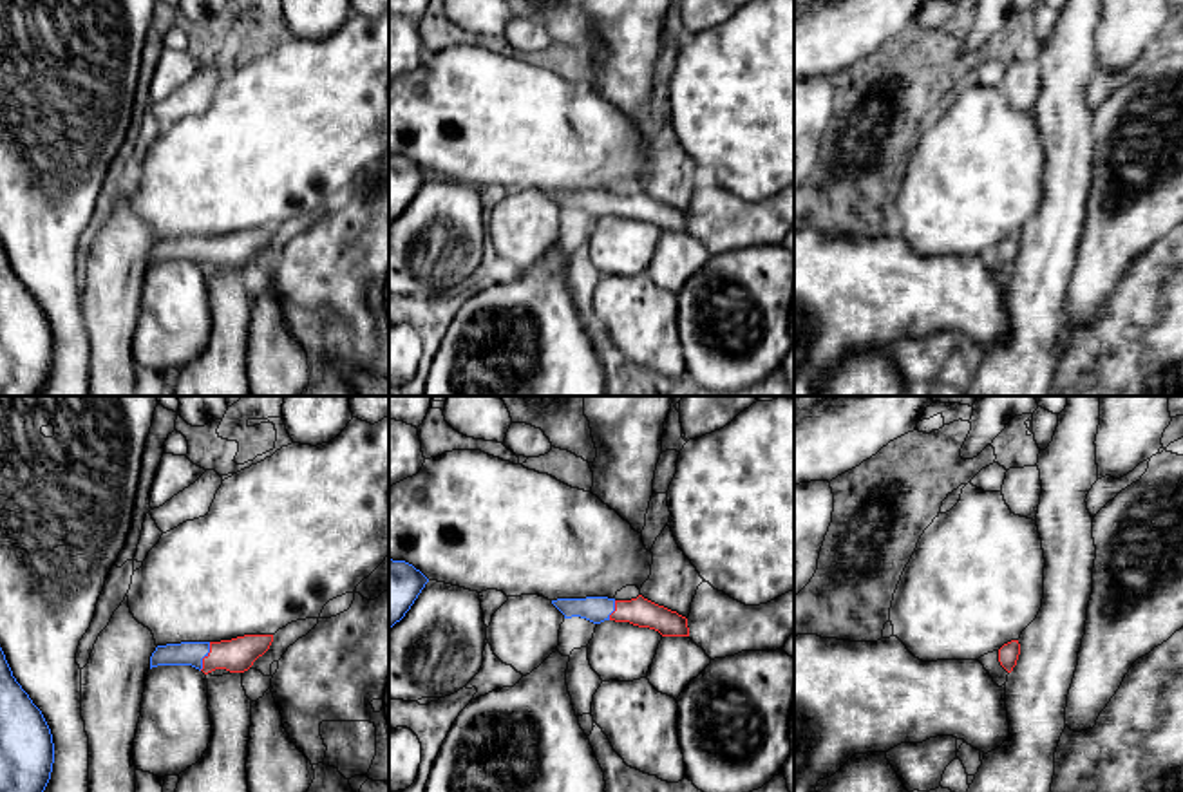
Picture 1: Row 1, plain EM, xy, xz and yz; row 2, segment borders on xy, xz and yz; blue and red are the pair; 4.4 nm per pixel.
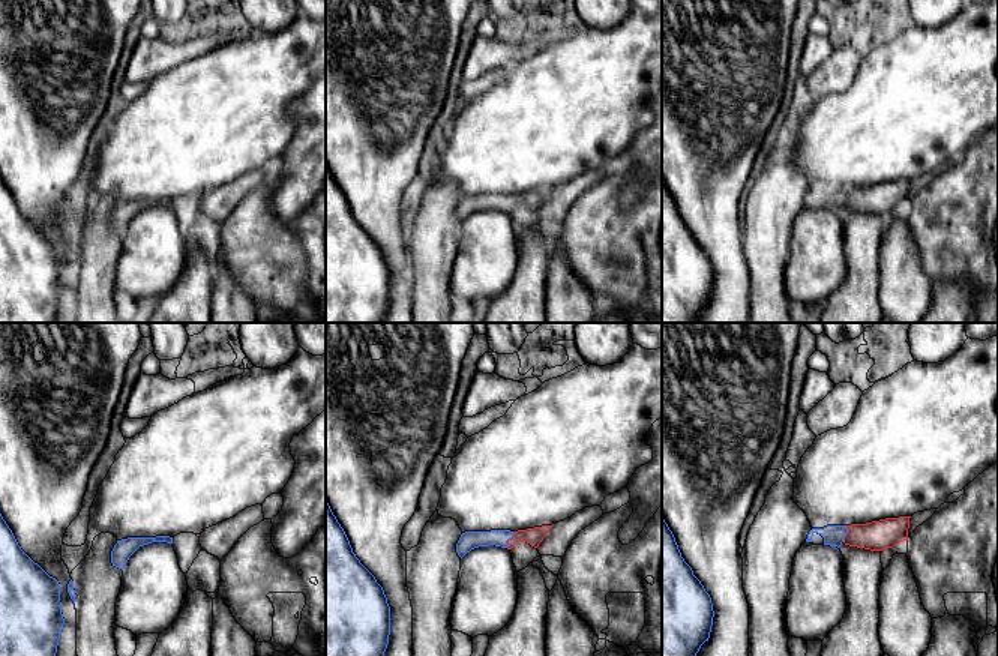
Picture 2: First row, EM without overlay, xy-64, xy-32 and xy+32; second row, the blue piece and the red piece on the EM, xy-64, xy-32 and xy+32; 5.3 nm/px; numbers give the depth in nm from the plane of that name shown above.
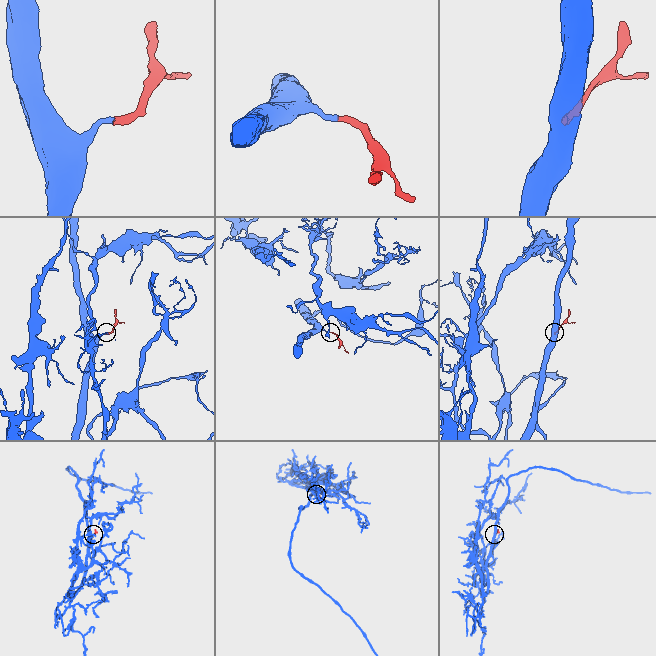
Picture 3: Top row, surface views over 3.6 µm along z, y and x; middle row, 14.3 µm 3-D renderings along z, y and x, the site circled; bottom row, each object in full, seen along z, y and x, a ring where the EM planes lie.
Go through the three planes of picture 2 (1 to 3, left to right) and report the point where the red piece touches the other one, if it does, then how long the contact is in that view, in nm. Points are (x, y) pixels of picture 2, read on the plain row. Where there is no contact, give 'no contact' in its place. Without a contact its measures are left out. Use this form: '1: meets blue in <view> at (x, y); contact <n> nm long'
1: no contact
2: meets blue in xy-32 at (509, 201); contact 100 nm long
3: meets blue in xy+32 at (845, 197); contact 90 nm long

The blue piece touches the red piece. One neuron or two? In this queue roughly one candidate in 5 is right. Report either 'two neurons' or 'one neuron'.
one neuron

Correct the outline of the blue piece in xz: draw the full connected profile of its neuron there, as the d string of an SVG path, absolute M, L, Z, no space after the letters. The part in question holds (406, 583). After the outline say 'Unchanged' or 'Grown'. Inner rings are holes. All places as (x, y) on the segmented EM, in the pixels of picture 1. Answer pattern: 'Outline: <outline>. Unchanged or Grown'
Outline: M389 559L389 629L405 617L427 582L412 564Z. Unchanged

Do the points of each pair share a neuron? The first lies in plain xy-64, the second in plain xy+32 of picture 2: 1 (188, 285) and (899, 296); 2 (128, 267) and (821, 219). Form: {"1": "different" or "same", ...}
{"1": "different", "2": "same"}

